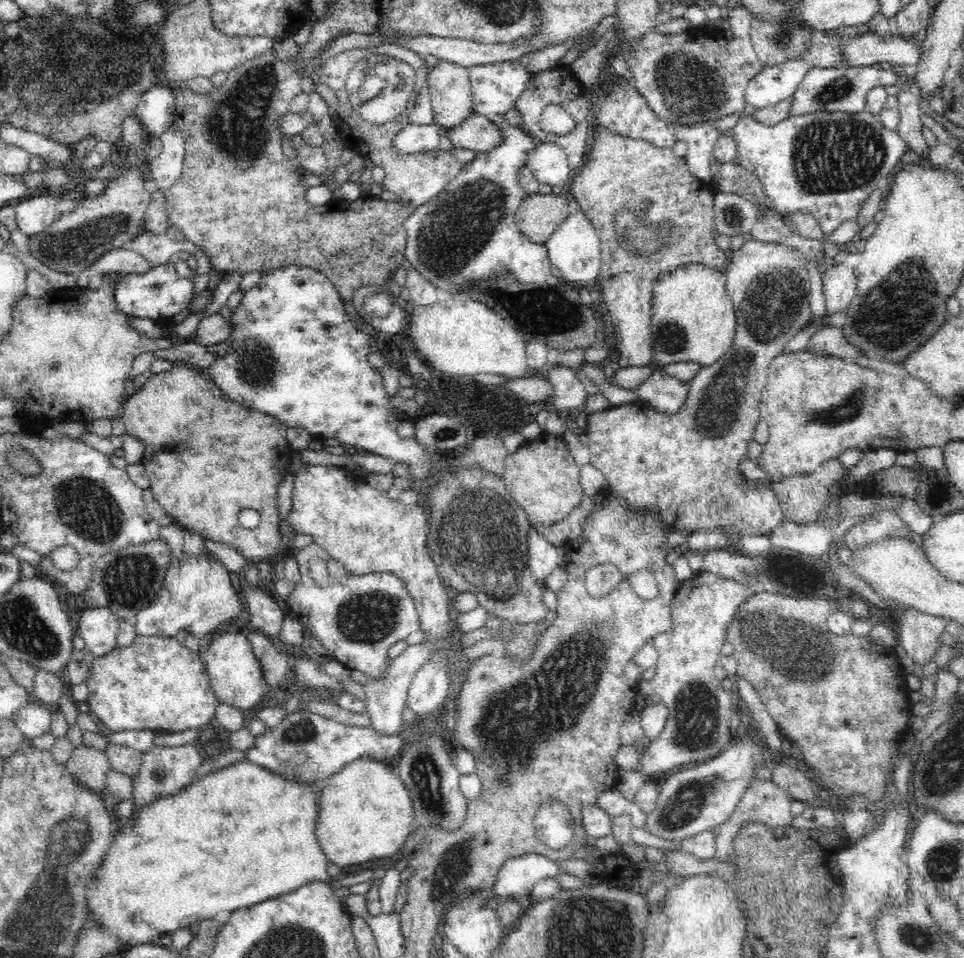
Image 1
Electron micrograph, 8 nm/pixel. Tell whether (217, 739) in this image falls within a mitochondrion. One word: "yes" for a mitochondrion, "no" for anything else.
no

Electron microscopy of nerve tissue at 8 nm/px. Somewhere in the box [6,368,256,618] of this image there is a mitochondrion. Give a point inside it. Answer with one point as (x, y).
(88, 508)

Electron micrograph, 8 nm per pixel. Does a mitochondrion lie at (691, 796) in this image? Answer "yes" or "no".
yes

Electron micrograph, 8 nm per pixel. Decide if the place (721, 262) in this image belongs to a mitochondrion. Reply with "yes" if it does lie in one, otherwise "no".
no

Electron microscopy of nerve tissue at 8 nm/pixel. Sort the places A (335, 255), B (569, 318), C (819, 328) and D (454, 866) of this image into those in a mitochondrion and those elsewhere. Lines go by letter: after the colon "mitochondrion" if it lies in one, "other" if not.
A: mitochondrion
B: mitochondrion
C: other
D: mitochondrion

